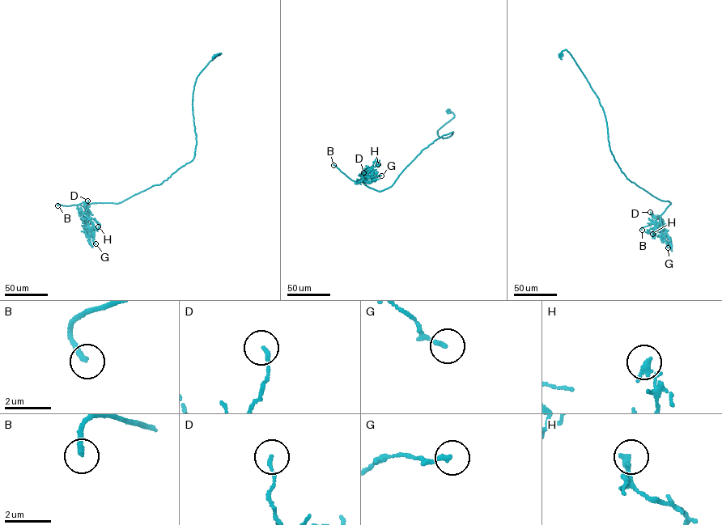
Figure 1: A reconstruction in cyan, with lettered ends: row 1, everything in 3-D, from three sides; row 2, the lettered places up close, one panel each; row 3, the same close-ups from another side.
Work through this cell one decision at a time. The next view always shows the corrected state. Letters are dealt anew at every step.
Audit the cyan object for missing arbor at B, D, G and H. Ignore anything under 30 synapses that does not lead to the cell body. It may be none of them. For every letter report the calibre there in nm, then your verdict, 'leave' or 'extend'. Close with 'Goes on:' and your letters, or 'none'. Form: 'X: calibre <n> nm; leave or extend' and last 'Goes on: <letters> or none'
B: calibre 240 nm; extend
D: calibre 130 nm; leave
G: calibre 180 nm; leave
H: calibre 260 nm; leave
Goes on: B

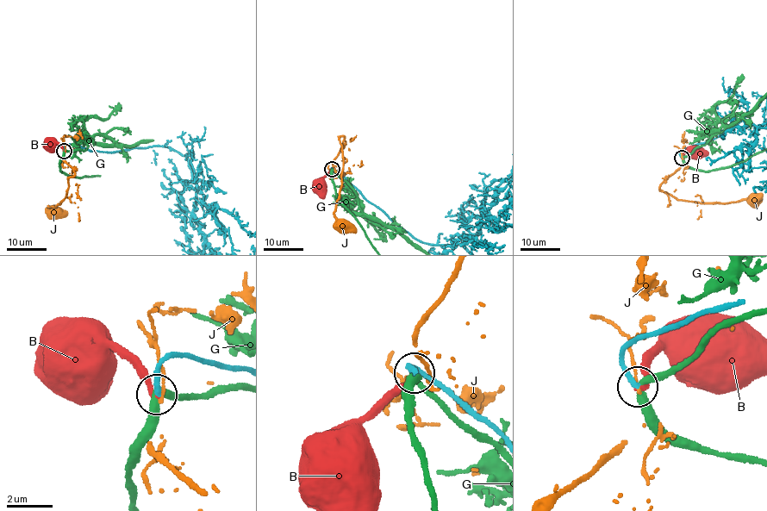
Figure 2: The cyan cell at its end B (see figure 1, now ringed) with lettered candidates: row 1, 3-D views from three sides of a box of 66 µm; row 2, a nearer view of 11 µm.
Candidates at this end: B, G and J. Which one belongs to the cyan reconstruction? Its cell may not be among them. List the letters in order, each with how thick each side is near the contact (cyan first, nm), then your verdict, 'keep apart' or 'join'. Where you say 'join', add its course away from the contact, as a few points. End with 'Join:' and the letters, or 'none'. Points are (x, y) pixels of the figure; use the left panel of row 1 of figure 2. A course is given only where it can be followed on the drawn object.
B: 240 nm thick on the cyan side, 200 nm on the other; join; it runs (65, 151), (57, 143), (52, 146)
G: 240 nm thick on the cyan side, 300 nm on the other; keep apart
J: 240 nm thick on the cyan side, 130 nm on the other; keep apart
Join: B

